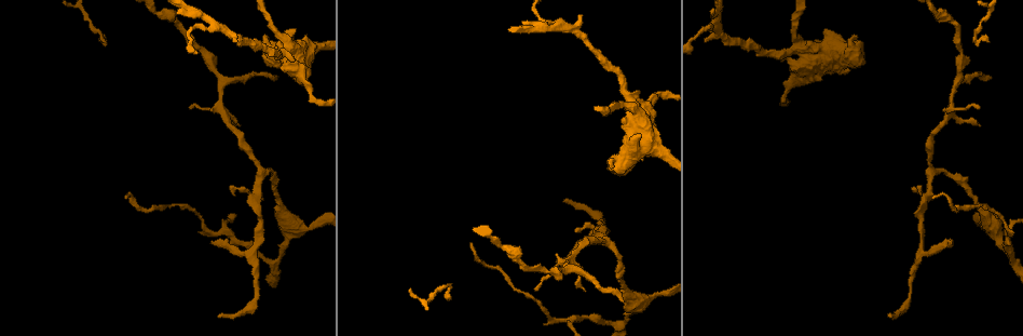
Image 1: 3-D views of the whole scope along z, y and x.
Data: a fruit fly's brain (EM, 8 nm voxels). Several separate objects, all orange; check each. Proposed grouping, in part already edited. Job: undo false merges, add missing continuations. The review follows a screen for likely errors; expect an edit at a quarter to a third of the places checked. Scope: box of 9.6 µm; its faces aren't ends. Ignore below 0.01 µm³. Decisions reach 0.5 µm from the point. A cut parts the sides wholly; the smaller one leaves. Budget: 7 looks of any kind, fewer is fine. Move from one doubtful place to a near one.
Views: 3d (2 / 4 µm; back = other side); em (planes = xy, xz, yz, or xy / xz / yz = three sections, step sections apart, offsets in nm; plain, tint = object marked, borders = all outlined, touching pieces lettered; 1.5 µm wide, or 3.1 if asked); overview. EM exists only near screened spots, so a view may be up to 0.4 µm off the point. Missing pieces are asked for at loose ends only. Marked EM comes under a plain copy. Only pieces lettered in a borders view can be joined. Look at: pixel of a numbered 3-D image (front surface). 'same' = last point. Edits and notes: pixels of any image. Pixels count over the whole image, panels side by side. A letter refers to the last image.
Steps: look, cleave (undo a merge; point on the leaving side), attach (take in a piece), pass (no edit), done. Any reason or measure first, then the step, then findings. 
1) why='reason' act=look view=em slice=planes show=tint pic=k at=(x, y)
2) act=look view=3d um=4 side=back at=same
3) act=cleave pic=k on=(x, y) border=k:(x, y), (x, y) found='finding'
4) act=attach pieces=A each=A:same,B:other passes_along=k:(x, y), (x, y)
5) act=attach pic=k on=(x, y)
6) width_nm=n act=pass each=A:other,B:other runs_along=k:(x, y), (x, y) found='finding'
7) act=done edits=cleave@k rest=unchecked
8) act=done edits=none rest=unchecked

why='free end' act=look view=3d um=4 pic=1 at=(219, 314)

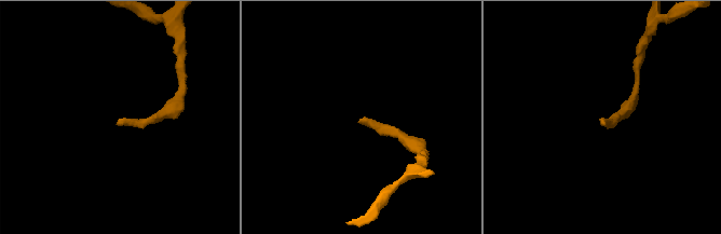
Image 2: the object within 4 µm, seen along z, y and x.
act=look view=em slice=xy step=8 show=borders pic=2 at=(120, 120)

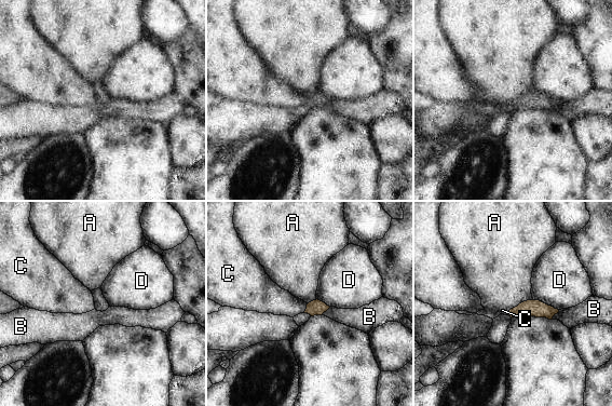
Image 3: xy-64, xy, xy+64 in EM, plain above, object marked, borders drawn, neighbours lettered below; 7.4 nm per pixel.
why='cut it another way' act=look view=em slice=xz step=8 show=borders at=same

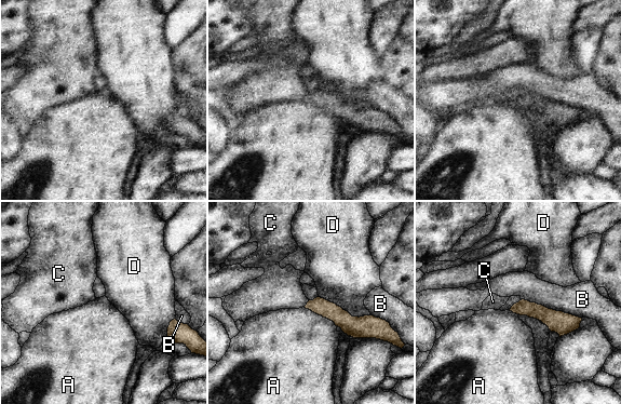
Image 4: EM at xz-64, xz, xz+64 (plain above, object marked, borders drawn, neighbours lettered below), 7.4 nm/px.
width_nm=110 act=attach pieces=C each=A:other,B:other,C:same,D:other found='the neuron continues'

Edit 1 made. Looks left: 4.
act=look view=overview

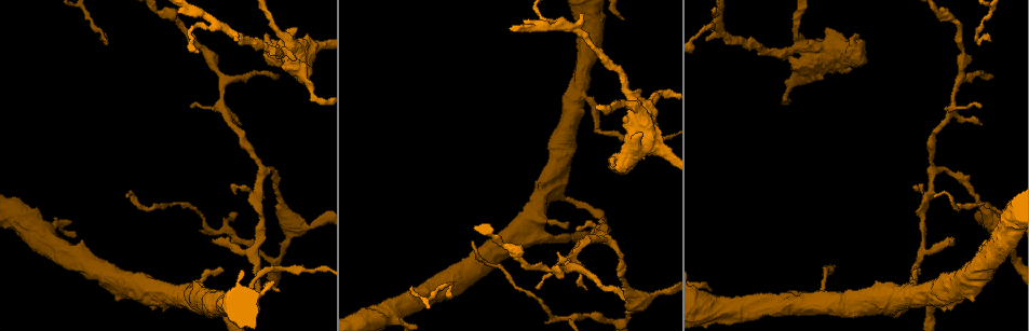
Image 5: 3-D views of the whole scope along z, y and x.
why='an open end' act=look view=3d um=4 pic=5 at=(279, 289)

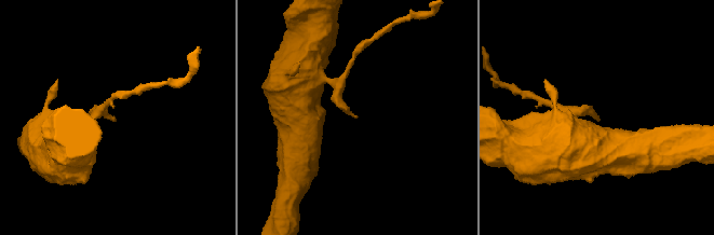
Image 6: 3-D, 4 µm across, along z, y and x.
act=look view=em slice=xy step=8 show=borders pic=6 at=(356, 116)

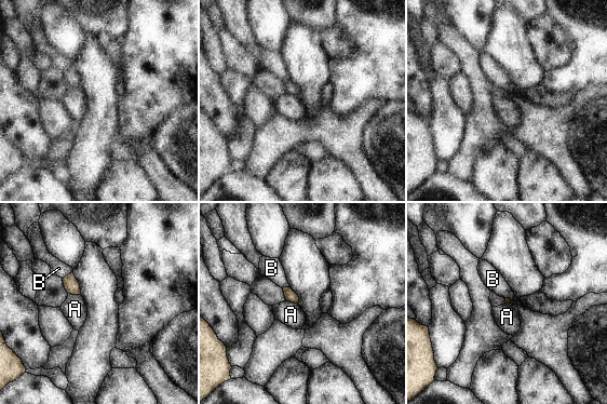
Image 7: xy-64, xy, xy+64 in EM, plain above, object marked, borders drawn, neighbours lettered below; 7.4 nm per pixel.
act=look view=em slice=planes show=borders at=same

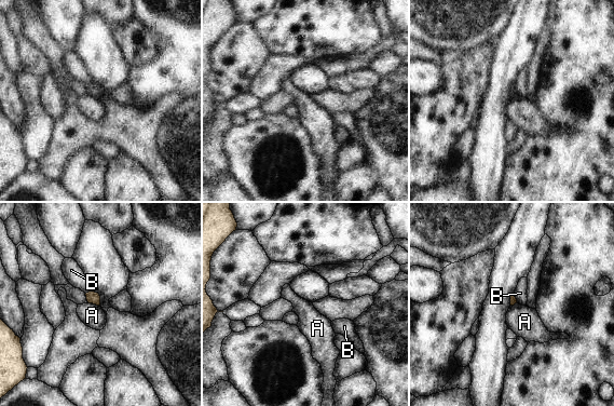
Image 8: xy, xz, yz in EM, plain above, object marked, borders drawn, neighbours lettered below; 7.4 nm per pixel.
act=pass each=A:other,B:other border=8:(92, 291), (85, 294) found='no lettered piece goes on from it'

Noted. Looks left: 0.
act=done edits=attach@4 rest=unchecked

